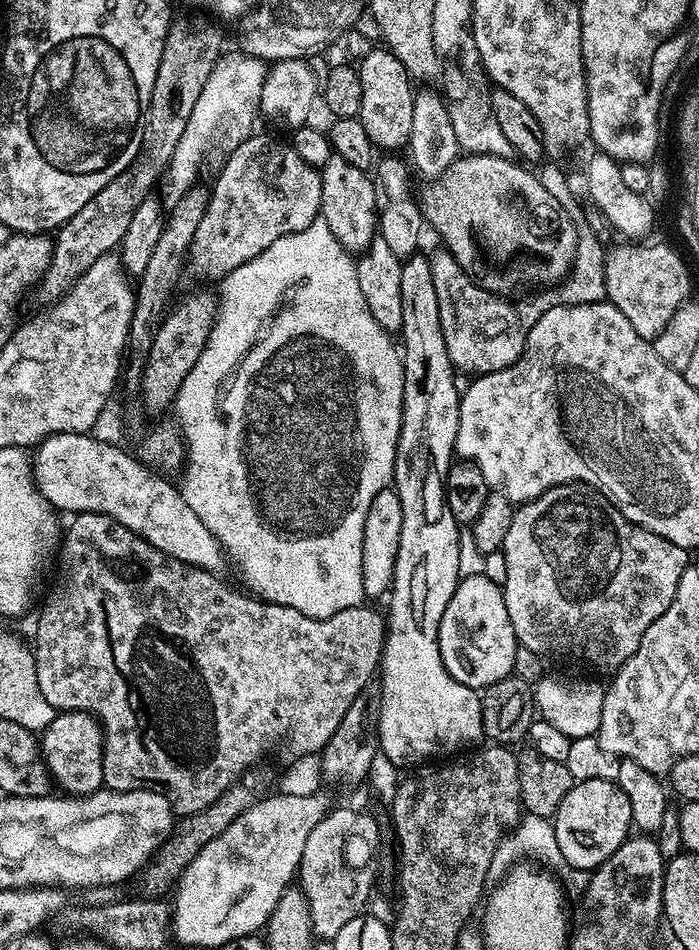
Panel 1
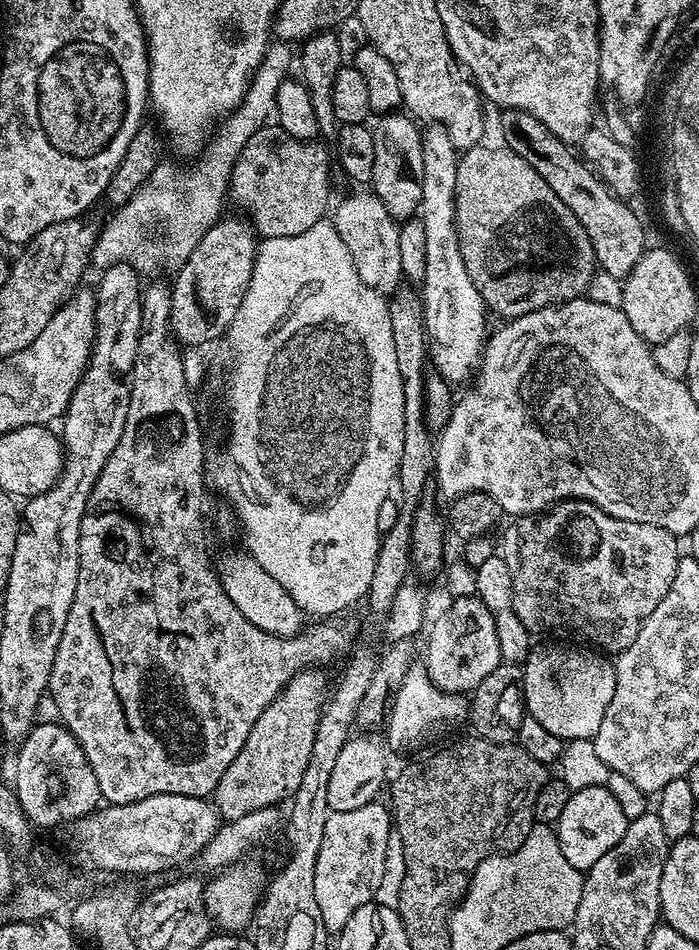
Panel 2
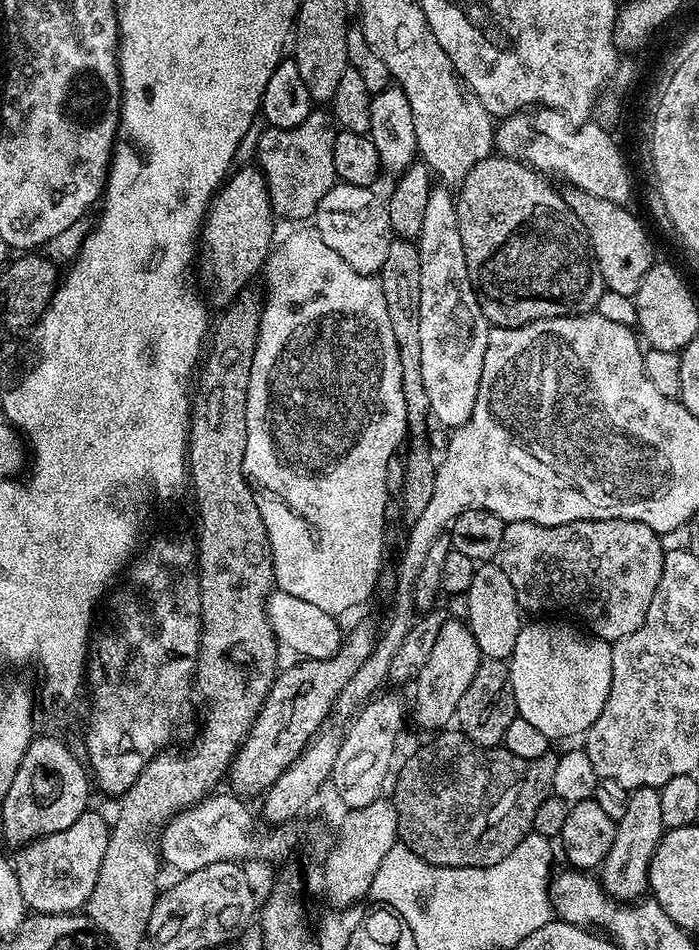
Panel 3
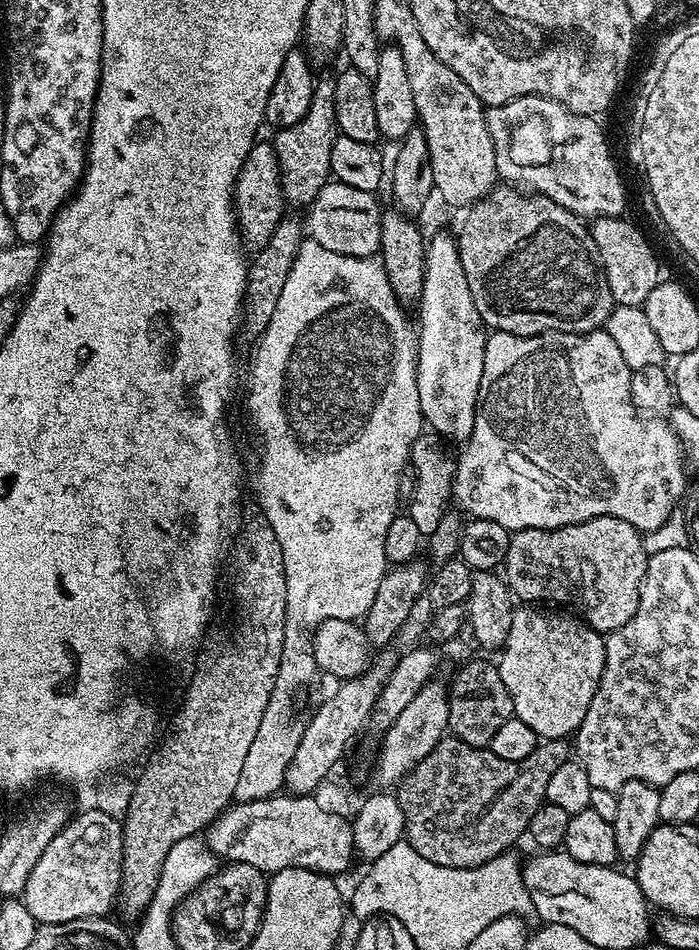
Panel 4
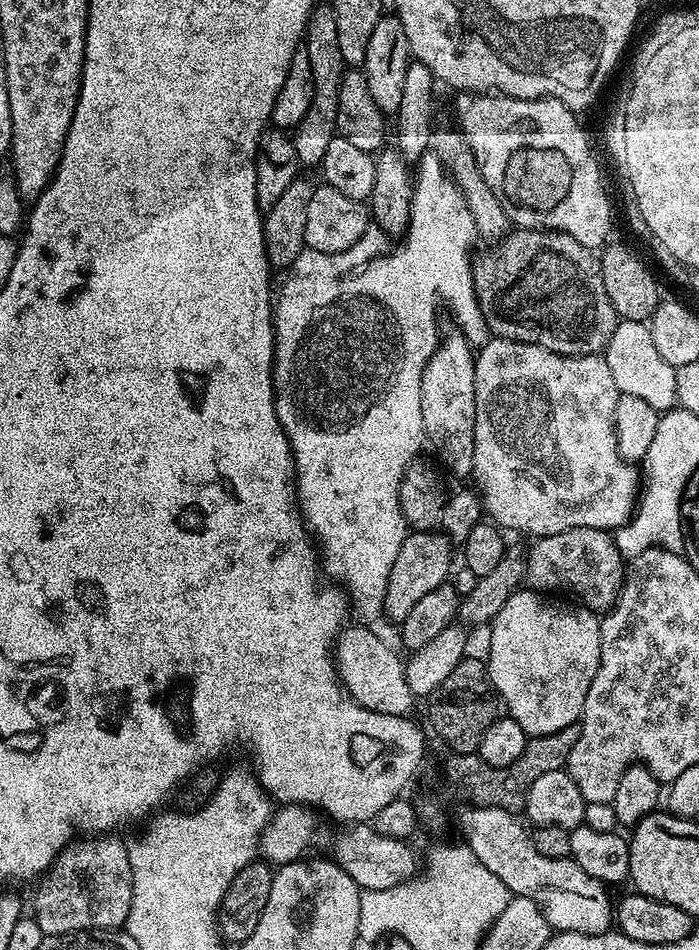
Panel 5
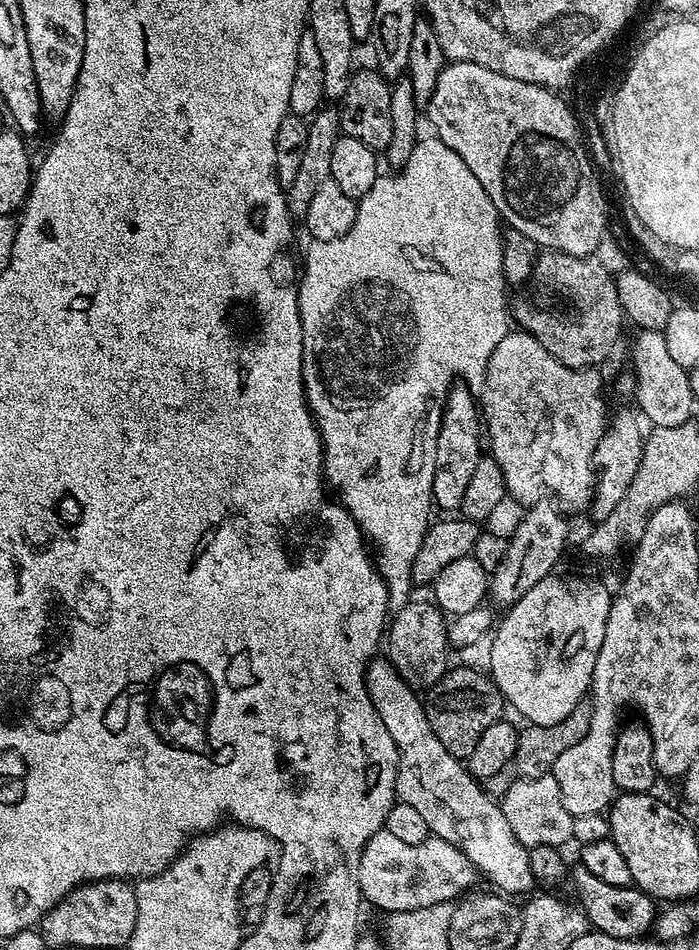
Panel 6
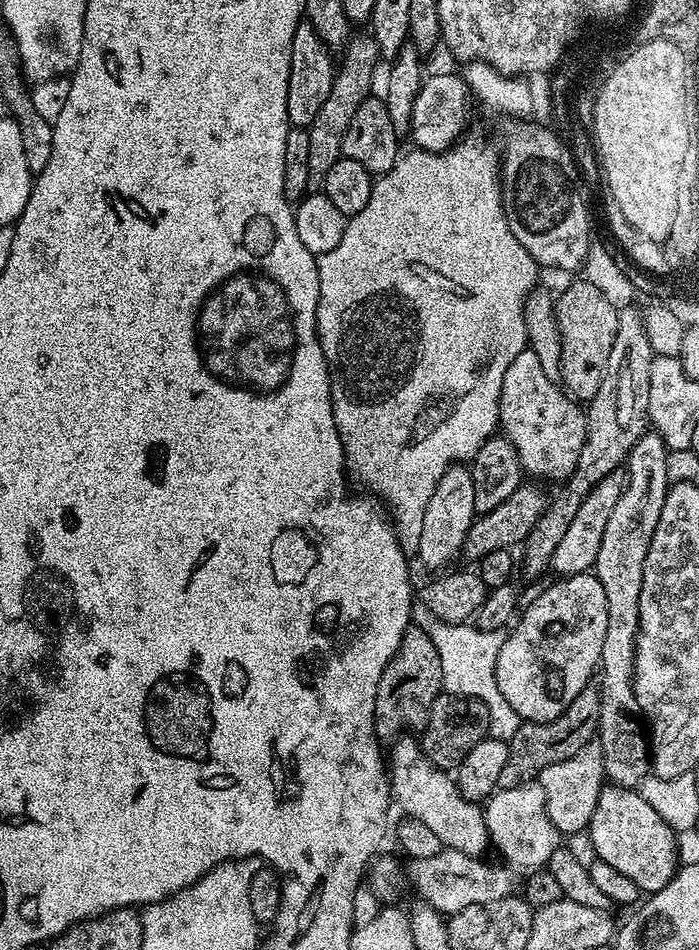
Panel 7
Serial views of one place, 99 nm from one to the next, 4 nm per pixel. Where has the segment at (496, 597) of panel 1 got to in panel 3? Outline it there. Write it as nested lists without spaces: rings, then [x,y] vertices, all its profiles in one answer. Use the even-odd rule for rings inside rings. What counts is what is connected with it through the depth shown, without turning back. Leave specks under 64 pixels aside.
[[[448,618],[418,677],[420,689],[416,692],[417,722],[424,728],[443,729],[447,725],[444,723],[455,717],[458,698],[462,698],[462,694],[466,694],[466,686],[474,682],[474,674],[481,663],[478,642],[468,624],[460,618]]]

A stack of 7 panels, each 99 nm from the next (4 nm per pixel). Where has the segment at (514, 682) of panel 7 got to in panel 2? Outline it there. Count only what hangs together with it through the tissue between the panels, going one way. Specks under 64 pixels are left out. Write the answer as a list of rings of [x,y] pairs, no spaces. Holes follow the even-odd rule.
[[[588,651],[592,652],[544,652],[541,656],[536,654],[527,661],[524,668],[524,703],[527,715],[538,718],[538,722],[542,722],[542,726],[546,726],[546,730],[550,730],[550,734],[558,734],[560,739],[565,742],[570,740],[591,740],[596,735],[598,726],[602,726],[602,718],[606,718],[606,706],[610,706],[610,698],[614,698],[614,686],[616,685],[615,663],[607,655],[601,654],[599,651]]]

